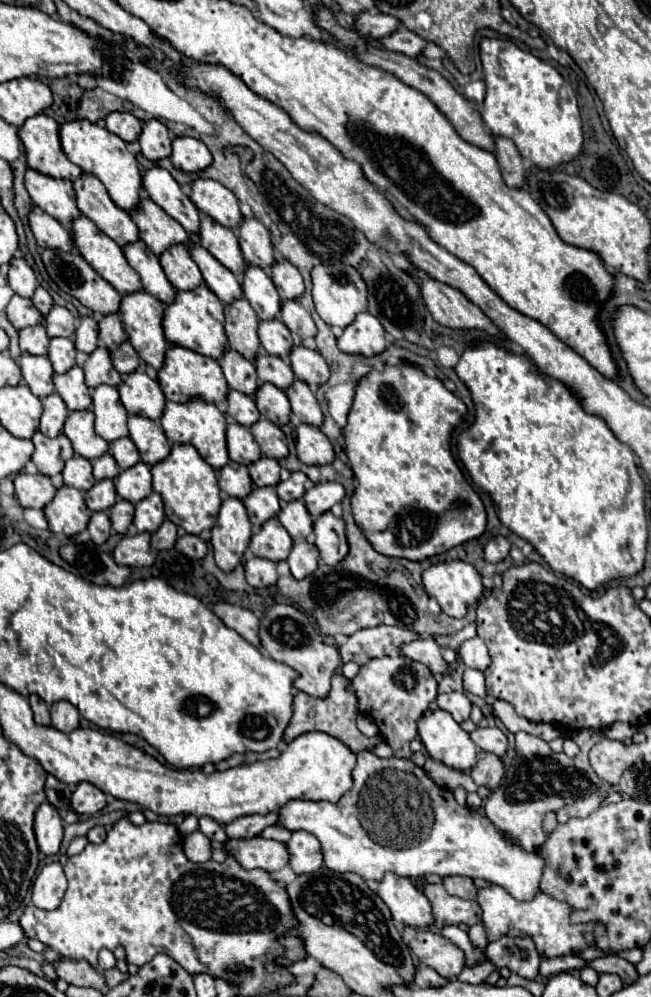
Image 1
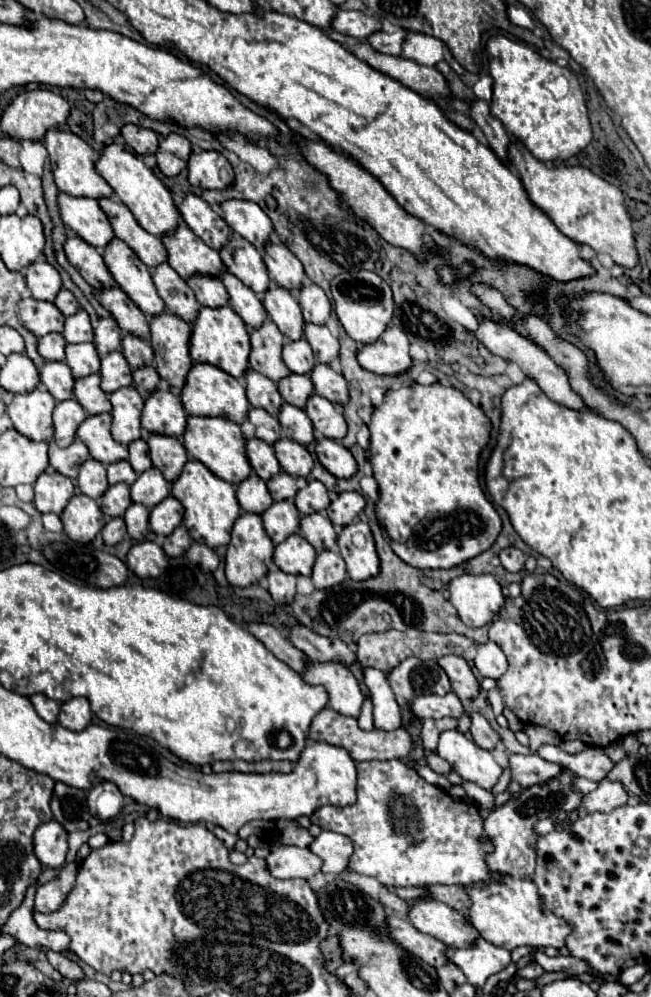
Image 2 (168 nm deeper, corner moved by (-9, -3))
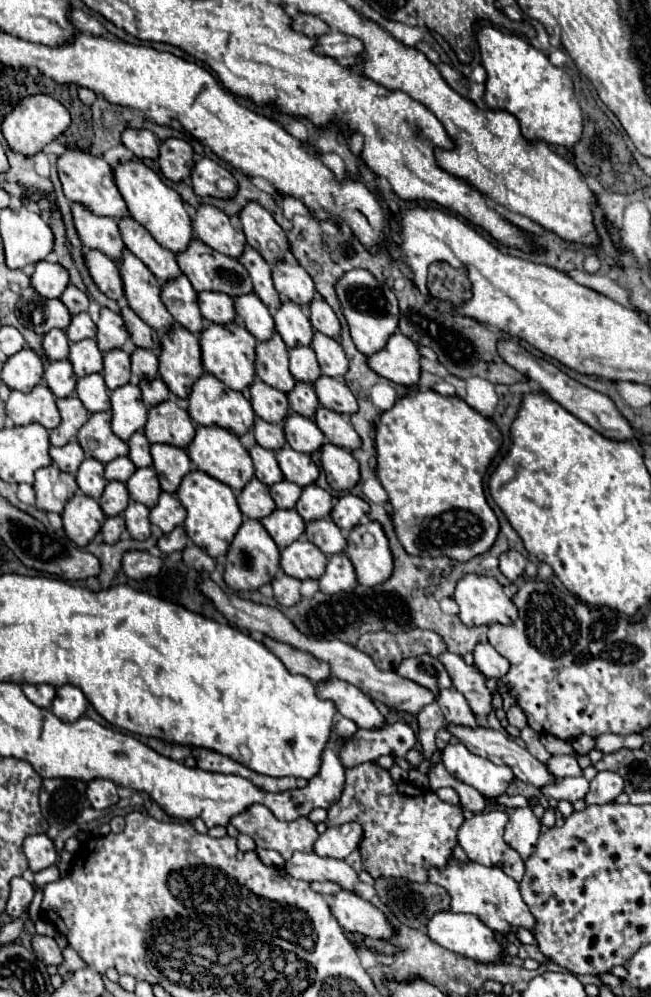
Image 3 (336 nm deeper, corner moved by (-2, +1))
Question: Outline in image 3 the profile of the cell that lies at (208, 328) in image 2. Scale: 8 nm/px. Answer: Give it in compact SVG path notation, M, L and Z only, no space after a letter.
M211 323L199 333L199 343L201 343L201 359L203 359L203 369L217 379L221 379L227 387L235 391L247 389L253 379L255 379L255 337L241 325L241 323L225 323L225 327Z

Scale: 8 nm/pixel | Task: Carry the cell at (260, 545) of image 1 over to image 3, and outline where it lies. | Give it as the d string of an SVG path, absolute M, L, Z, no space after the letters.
M307 539L293 541L281 551L281 569L295 579L319 579L325 565L327 557Z

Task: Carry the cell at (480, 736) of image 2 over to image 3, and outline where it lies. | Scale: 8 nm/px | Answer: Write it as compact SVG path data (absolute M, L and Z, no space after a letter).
M455 687L439 691L437 703L439 703L447 723L451 723L451 725L463 725L463 727L477 727L473 711L469 709L465 697Z

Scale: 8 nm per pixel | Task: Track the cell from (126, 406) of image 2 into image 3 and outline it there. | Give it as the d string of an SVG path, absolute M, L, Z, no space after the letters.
M123 385L111 391L111 429L113 433L127 441L135 431L141 431L147 419L147 407L141 399L141 389L137 385Z

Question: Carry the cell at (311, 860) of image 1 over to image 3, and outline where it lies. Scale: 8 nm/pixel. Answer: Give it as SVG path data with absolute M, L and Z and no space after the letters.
M343 823L339 827L329 827L313 845L313 851L319 857L345 859L359 845L363 829L359 823Z

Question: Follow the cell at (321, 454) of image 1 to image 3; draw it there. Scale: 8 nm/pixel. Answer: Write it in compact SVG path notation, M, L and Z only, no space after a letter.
M325 441L321 447L321 467L335 491L351 489L359 481L359 463L355 457L347 449L329 441Z

